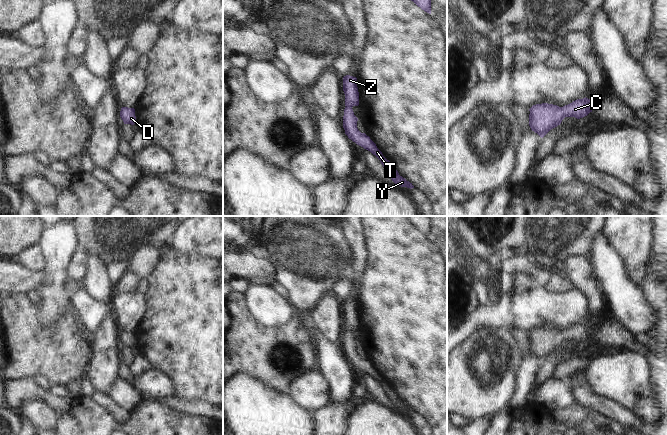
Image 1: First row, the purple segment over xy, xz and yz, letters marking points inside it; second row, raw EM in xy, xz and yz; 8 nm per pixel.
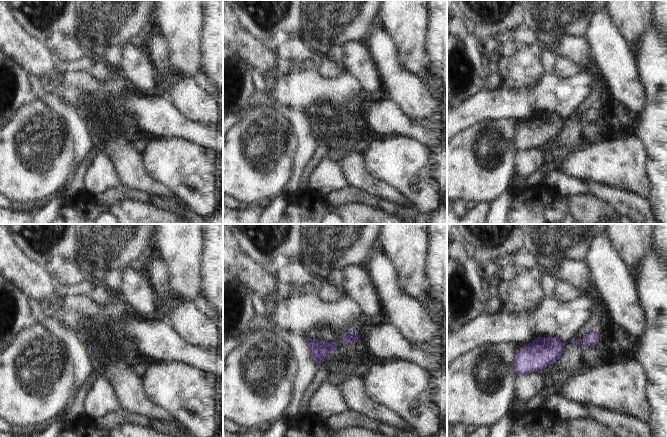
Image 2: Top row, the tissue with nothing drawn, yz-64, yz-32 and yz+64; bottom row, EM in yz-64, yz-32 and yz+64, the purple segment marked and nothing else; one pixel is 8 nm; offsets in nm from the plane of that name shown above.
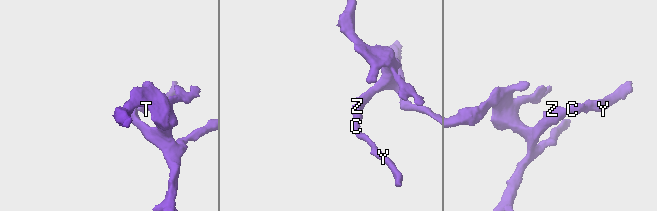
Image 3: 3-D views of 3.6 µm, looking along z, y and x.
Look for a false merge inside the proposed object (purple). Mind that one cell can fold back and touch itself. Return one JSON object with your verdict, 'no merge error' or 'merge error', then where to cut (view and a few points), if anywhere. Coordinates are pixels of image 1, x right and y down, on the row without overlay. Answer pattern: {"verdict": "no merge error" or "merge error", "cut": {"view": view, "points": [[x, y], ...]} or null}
{"verdict": "no merge error", "cut": null}

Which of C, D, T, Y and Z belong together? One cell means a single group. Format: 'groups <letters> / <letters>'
groups C D T Y Z

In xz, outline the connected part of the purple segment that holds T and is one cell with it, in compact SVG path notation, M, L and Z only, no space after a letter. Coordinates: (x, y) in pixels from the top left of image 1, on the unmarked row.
M350 299L344 300L343 315L345 318L346 330L343 340L343 352L345 354L345 358L357 369L363 371L375 379L380 384L381 388L385 392L386 397L395 408L410 413L414 412L412 407L399 399L398 395L391 389L390 385L383 380L382 376L377 372L376 368L370 363L370 361L358 354L358 342L354 339L352 333L353 330L359 329L357 302Z

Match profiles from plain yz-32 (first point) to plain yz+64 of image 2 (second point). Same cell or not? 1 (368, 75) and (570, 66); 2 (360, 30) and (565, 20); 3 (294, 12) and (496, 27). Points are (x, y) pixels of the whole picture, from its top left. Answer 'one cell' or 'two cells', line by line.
1: two cells
2: one cell
3: one cell

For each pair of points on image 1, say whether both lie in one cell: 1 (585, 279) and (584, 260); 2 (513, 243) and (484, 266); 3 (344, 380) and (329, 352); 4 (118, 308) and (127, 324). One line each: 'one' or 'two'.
1: one
2: two
3: one
4: one

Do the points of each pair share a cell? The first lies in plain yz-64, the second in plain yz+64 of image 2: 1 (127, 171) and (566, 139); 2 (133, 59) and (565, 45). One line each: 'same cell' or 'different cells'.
1: different cells
2: same cell

